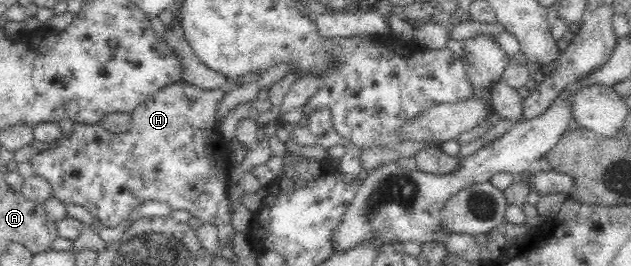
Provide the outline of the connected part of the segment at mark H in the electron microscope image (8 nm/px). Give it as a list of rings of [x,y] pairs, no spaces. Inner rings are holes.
[[[186,82],[170,84],[150,96],[131,113],[131,127],[128,132],[115,135],[100,124],[75,124],[70,137],[60,138],[52,144],[52,150],[38,152],[30,162],[36,174],[50,182],[52,196],[64,205],[84,206],[95,218],[98,226],[116,228],[140,204],[159,200],[168,203],[172,210],[188,210],[202,223],[209,222],[218,227],[221,246],[230,245],[236,230],[230,224],[226,195],[230,192],[229,174],[232,169],[227,141],[219,132],[216,118],[218,102],[225,92],[222,89],[206,90]]]

